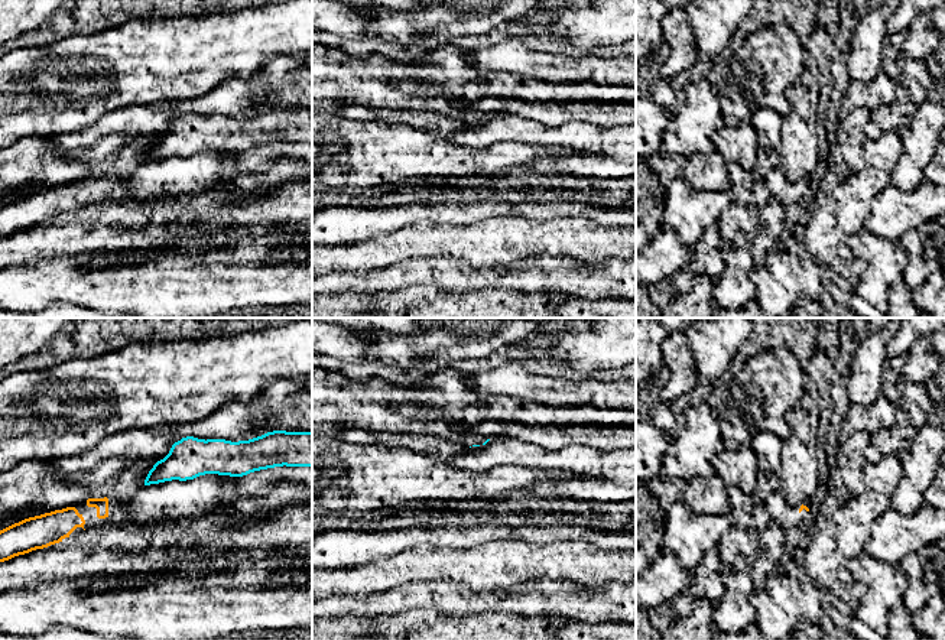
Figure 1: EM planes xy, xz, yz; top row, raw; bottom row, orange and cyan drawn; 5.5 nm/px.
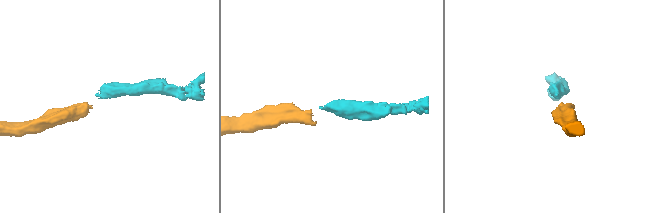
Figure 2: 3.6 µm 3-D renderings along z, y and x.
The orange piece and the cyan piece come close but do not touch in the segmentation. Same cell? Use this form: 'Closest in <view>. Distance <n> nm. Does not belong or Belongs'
Closest in xy. Distance 220 nm. Does not belong

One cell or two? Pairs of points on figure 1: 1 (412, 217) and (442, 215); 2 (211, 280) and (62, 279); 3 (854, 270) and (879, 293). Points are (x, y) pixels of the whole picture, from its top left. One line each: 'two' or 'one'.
1: one
2: one
3: two

